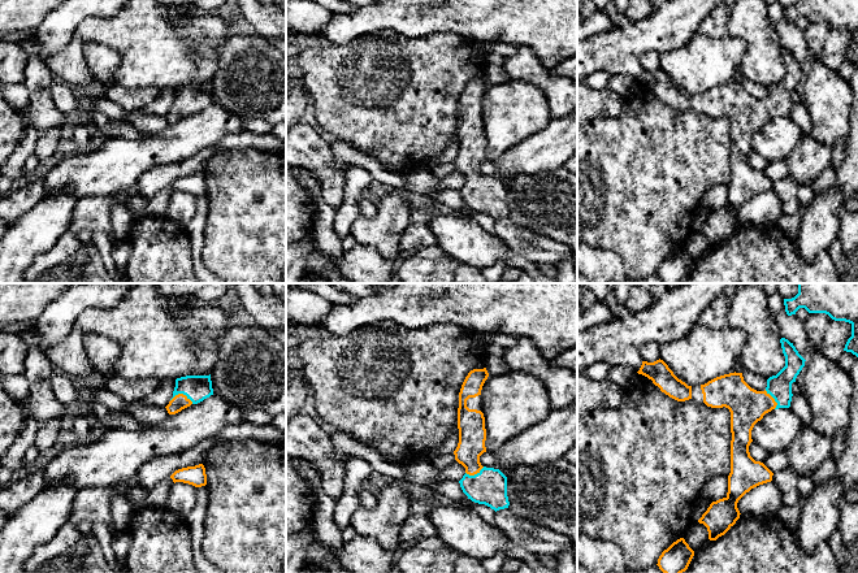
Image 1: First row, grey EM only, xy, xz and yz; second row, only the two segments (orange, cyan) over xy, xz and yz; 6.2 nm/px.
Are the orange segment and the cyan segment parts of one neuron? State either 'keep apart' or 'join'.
join

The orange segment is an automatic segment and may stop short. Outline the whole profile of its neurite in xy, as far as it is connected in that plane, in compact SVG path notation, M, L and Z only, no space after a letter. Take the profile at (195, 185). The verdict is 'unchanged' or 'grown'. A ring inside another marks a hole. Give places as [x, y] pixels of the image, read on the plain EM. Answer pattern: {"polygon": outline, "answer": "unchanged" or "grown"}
{"polygon": "M203 173L178 178L170 185L170 187L174 192L183 191L195 196L202 196L207 194L207 183Z", "answer": "unchanged"}

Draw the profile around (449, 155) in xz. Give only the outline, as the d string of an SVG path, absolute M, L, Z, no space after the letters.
M454 140L446 147L446 149L439 156L436 156L429 161L426 161L426 164L422 168L433 169L438 164L454 162L454 160L458 156L458 152L459 152L459 142Z

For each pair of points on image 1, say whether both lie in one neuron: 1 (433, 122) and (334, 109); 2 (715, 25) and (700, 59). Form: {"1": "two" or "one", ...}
{"1": "one", "2": "two"}

